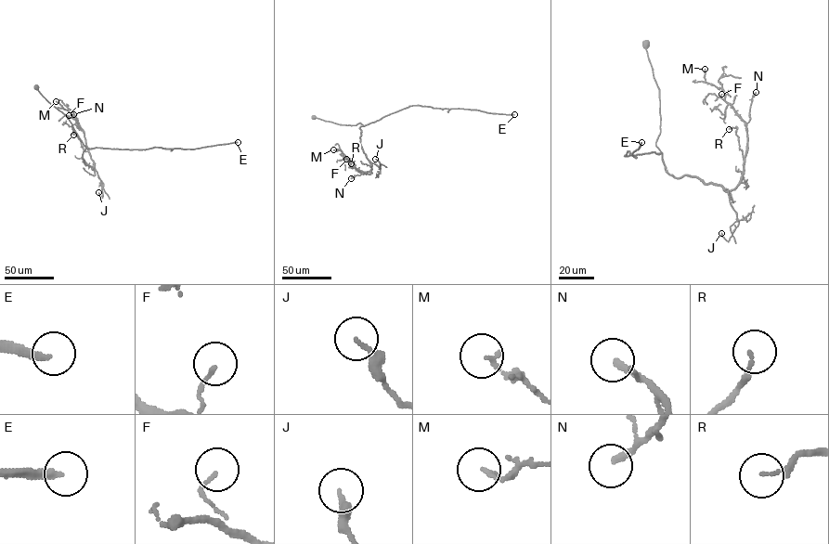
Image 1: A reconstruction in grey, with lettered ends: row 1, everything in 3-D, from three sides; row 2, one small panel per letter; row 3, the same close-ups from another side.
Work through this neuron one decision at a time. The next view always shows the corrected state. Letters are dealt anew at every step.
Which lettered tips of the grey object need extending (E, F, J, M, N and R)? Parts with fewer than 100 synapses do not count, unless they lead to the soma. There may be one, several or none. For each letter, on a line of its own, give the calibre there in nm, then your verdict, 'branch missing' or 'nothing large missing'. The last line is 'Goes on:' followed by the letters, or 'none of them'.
E: 240 nm | branch missing
F: 120 nm | nothing large missing
J: 200 nm | nothing large missing
M: 140 nm | nothing large missing
N: 240 nm | nothing large missing
R: 140 nm | nothing large missing
Goes on: E

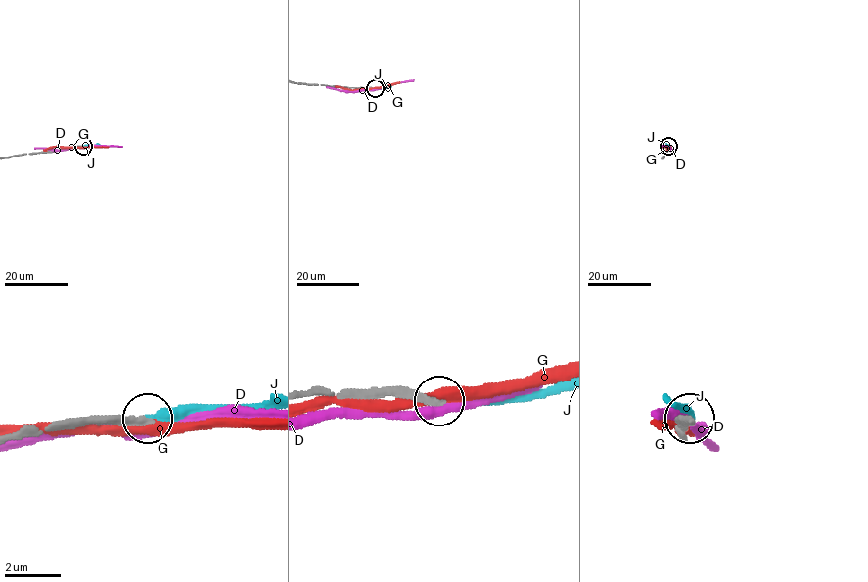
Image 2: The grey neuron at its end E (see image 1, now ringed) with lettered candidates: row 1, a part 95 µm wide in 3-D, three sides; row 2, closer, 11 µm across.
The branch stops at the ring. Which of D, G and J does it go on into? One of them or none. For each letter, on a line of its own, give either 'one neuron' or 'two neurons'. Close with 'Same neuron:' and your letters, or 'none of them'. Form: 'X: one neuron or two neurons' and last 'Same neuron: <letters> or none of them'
D: two neurons
G: two neurons
J: one neuron
Same neuron: J

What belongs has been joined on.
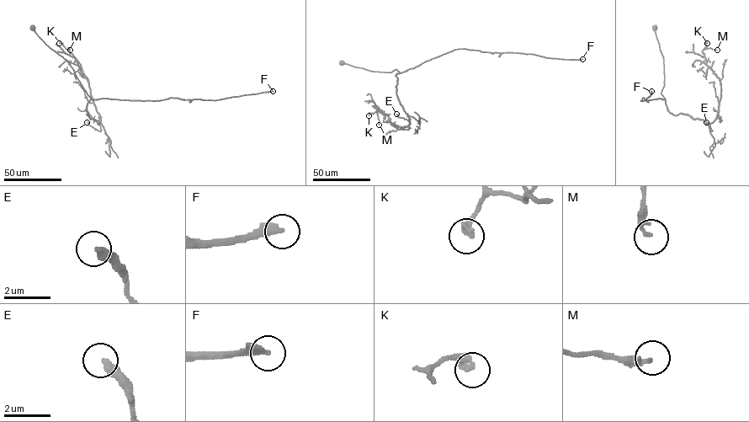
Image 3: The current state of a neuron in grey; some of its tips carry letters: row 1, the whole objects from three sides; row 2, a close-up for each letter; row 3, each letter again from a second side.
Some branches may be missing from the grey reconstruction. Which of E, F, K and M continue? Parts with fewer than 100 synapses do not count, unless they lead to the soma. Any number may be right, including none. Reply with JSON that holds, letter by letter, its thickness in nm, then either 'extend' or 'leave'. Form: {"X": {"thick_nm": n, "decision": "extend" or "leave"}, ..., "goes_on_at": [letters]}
{"E": {"thick_nm": 360, "decision": "leave"}, "F": {"thick_nm": 280, "decision": "extend"}, "K": {"thick_nm": 340, "decision": "leave"}, "M": {"thick_nm": 180, "decision": "leave"}, "goes_on_at": ["F"]}

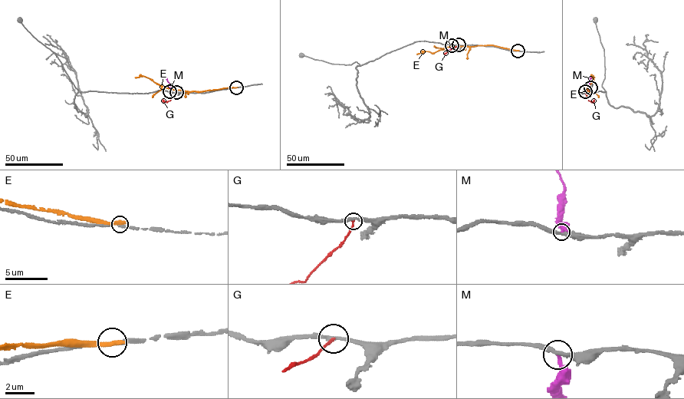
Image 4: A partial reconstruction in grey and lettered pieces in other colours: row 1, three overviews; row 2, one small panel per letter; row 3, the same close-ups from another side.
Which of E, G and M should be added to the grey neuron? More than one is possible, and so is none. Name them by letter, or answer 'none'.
G

